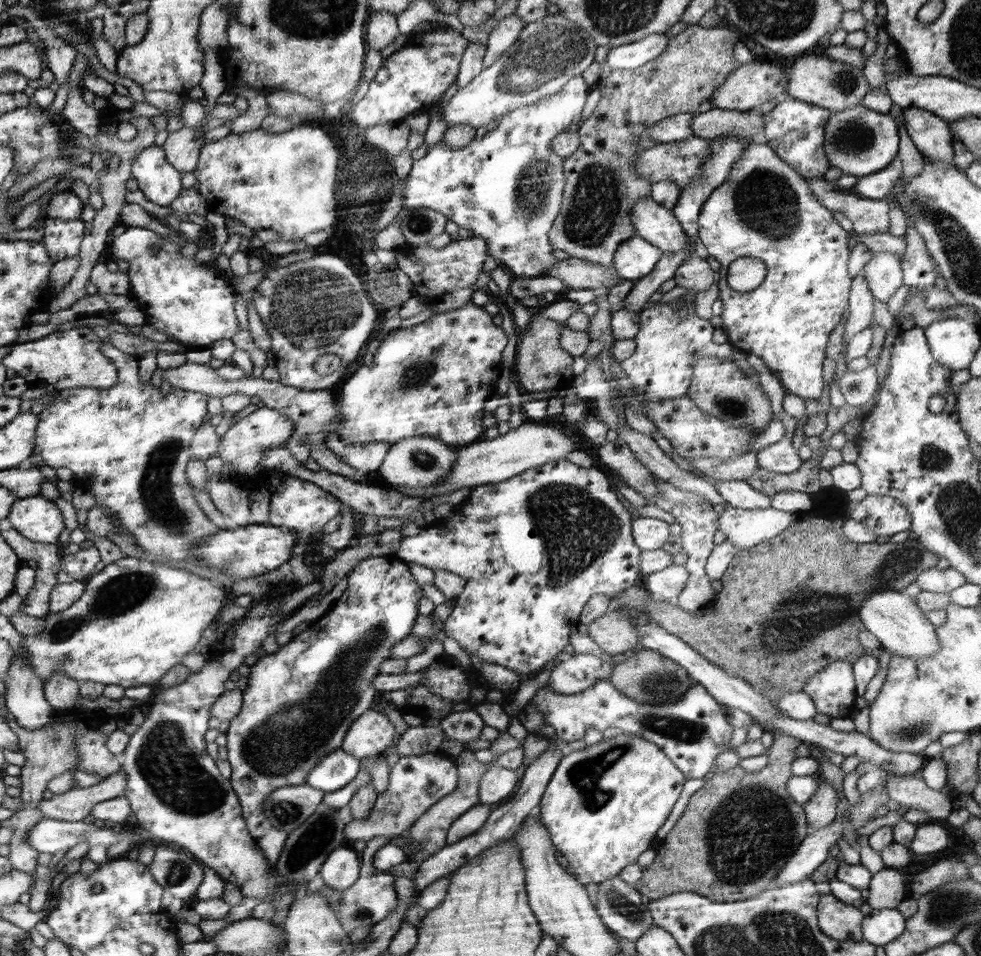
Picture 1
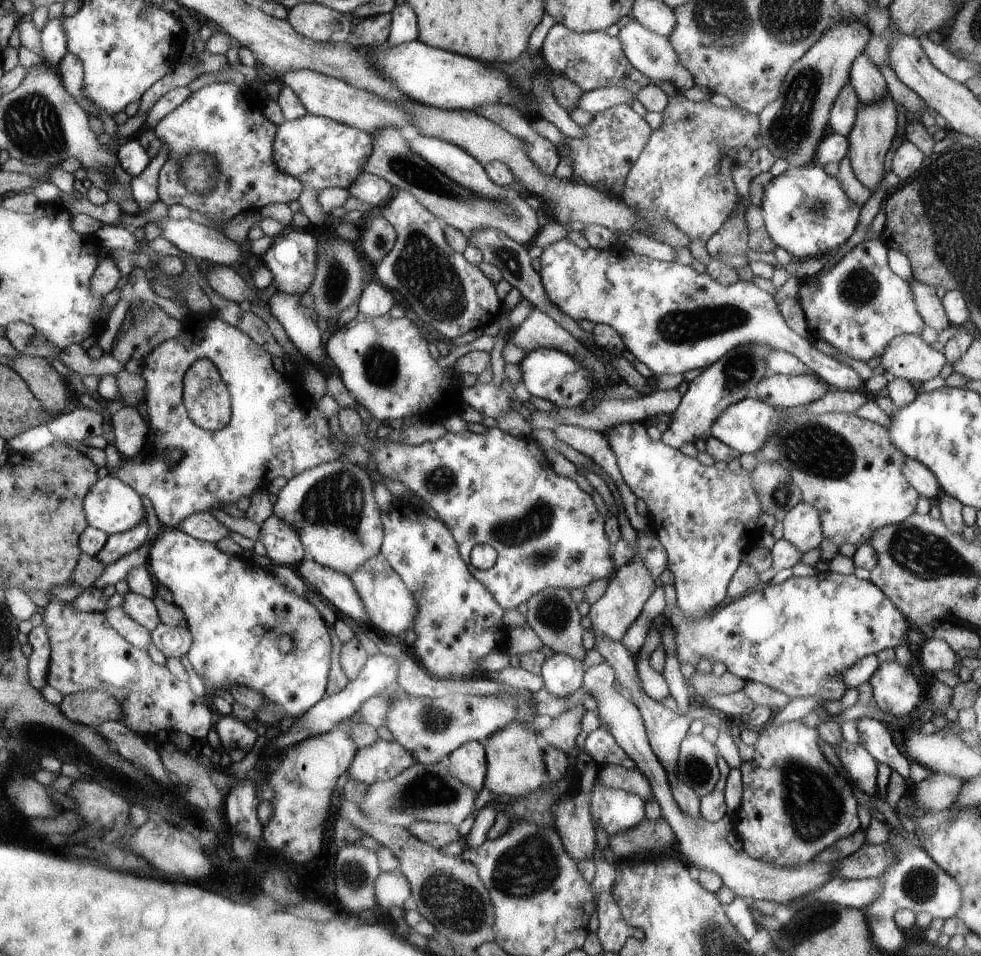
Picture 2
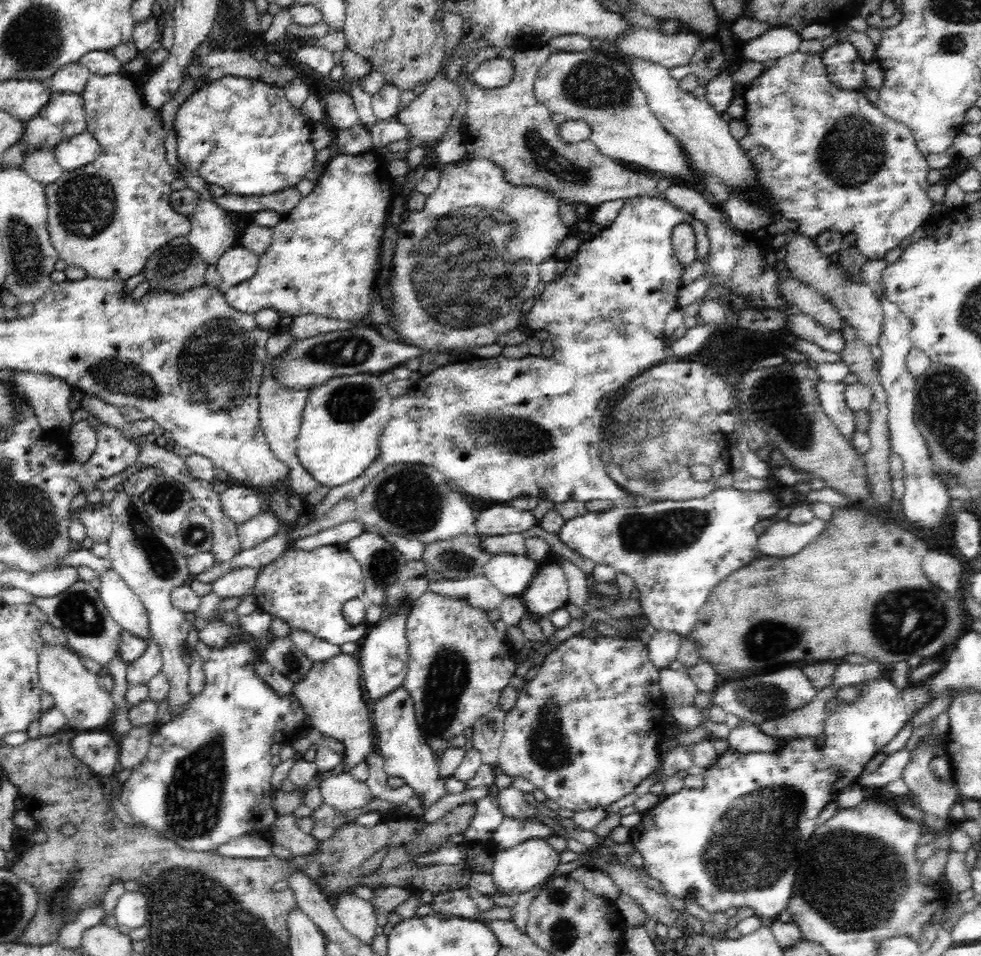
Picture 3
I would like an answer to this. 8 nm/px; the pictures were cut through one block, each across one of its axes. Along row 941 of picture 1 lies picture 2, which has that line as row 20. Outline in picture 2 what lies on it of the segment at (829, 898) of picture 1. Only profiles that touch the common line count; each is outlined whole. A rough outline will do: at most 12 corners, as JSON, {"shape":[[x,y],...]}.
{"shape":[[836,24],[757,115],[764,146],[808,165],[873,33]]}

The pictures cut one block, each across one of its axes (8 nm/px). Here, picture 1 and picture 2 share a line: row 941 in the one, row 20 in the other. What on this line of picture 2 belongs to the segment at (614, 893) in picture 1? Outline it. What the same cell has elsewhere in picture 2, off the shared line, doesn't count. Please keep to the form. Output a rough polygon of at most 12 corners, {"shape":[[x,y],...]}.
{"shape":[[630,20],[624,54],[651,83],[680,91],[696,85],[669,38]]}

